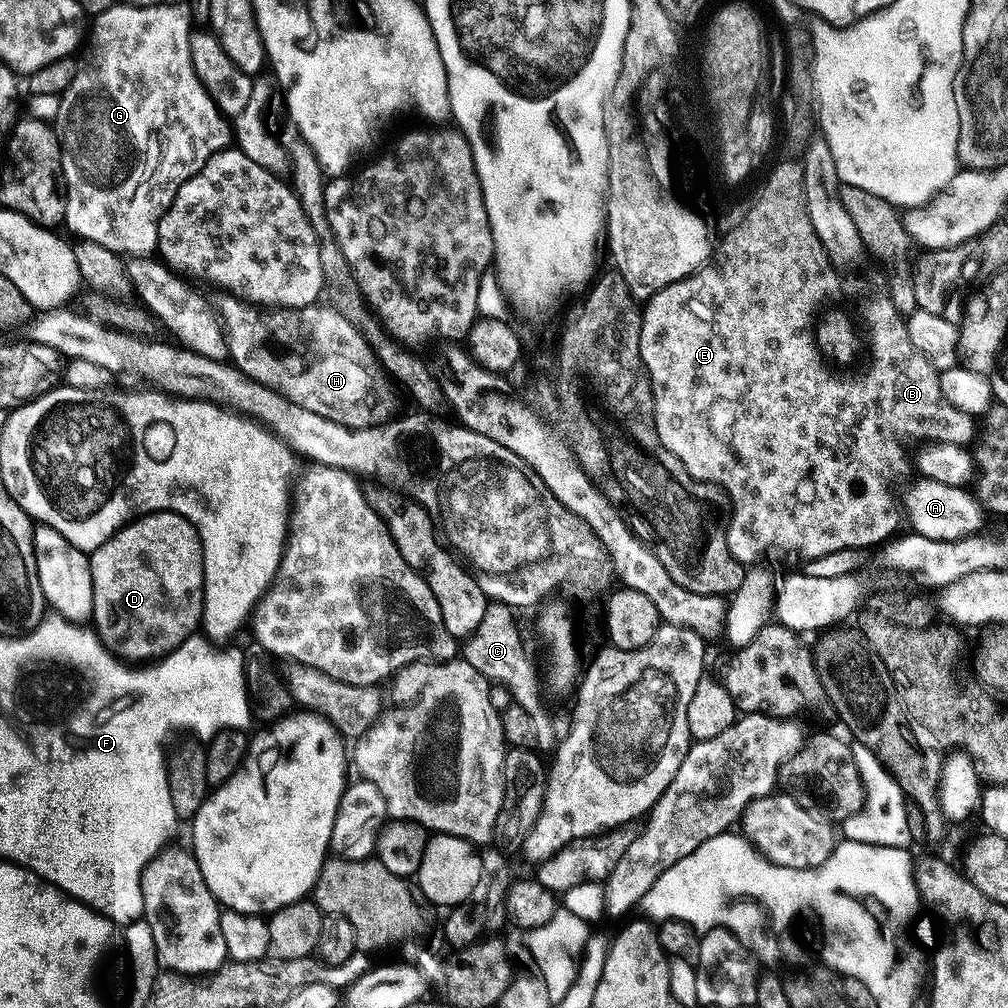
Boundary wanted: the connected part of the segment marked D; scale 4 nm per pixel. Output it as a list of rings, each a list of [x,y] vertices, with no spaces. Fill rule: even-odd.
[[[149,512],[120,528],[88,557],[94,590],[91,623],[105,648],[125,662],[156,662],[169,656],[190,636],[197,635],[204,618],[204,555],[194,526],[176,512]]]

